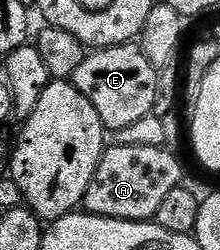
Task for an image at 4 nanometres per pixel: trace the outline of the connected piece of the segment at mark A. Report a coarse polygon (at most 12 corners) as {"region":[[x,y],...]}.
{"region":[[111,143],[81,207],[153,221],[183,183],[166,146]]}

